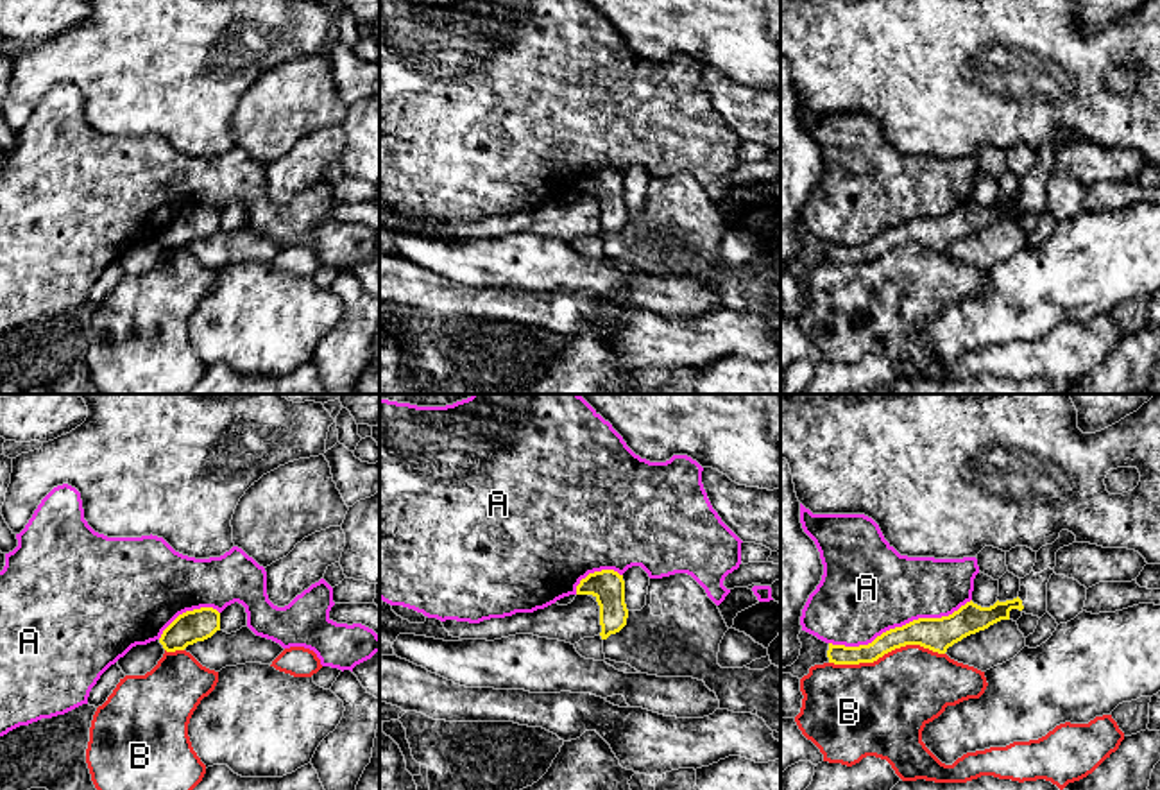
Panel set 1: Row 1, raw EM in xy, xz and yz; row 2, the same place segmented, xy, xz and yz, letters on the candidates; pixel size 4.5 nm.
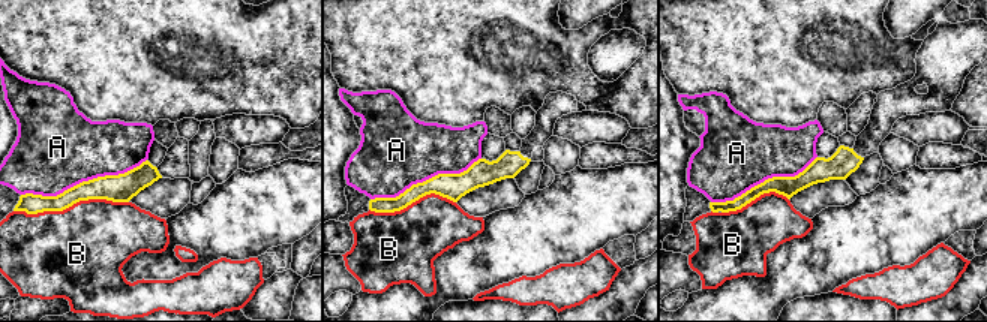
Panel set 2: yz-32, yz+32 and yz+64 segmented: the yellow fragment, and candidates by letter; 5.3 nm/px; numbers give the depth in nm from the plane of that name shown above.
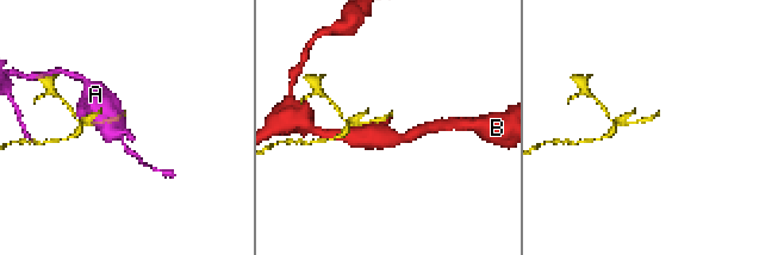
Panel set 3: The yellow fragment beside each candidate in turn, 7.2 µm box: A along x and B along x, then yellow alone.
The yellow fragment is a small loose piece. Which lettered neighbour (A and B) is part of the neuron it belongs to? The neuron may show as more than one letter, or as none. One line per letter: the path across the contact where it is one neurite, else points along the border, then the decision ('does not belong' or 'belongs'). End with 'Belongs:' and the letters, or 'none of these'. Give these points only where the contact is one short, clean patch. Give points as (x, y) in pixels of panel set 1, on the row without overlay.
A: does not belong
B: does not belong
Belongs: none of these

